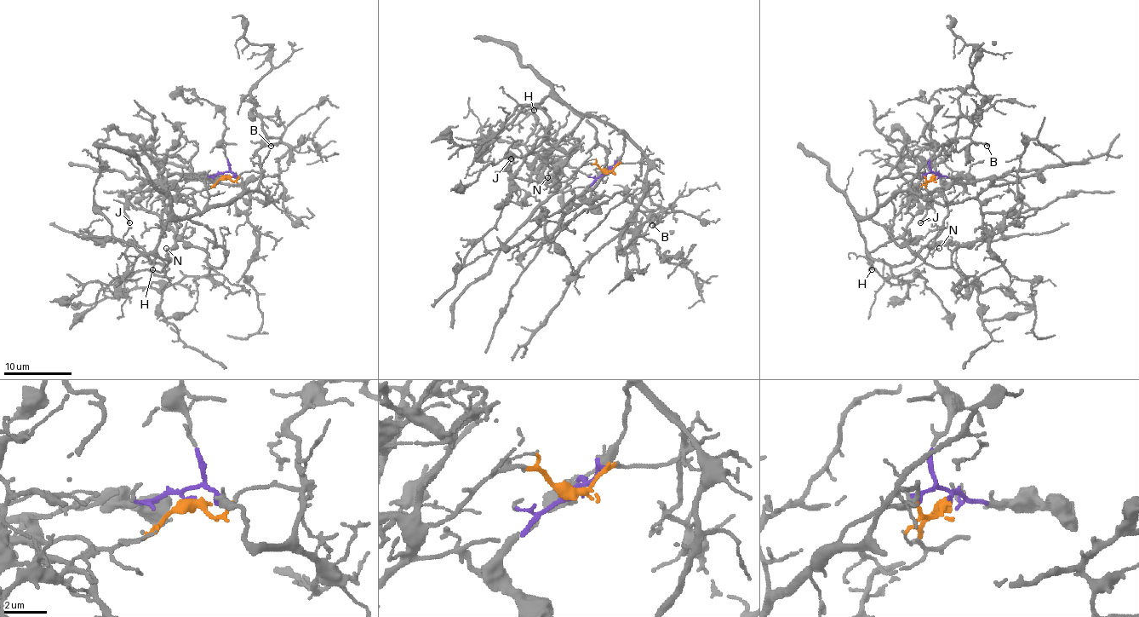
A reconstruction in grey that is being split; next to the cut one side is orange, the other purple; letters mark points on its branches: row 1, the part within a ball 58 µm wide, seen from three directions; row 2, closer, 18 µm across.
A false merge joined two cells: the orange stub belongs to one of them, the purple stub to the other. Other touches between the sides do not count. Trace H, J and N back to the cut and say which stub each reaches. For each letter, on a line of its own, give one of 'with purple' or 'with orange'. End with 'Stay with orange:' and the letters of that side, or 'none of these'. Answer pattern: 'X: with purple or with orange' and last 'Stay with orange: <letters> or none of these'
H: with purple
J: with orange
N: with orange
Stay with orange: J, N

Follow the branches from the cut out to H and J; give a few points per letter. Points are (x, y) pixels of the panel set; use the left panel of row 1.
H: (225, 175), (231, 171), (242, 180), (242, 192), (226, 204), (168, 221), (152, 270)
J: (225, 175), (208, 188), (201, 190), (158, 185), (135, 192), (128, 198), (125, 210), (130, 222)

